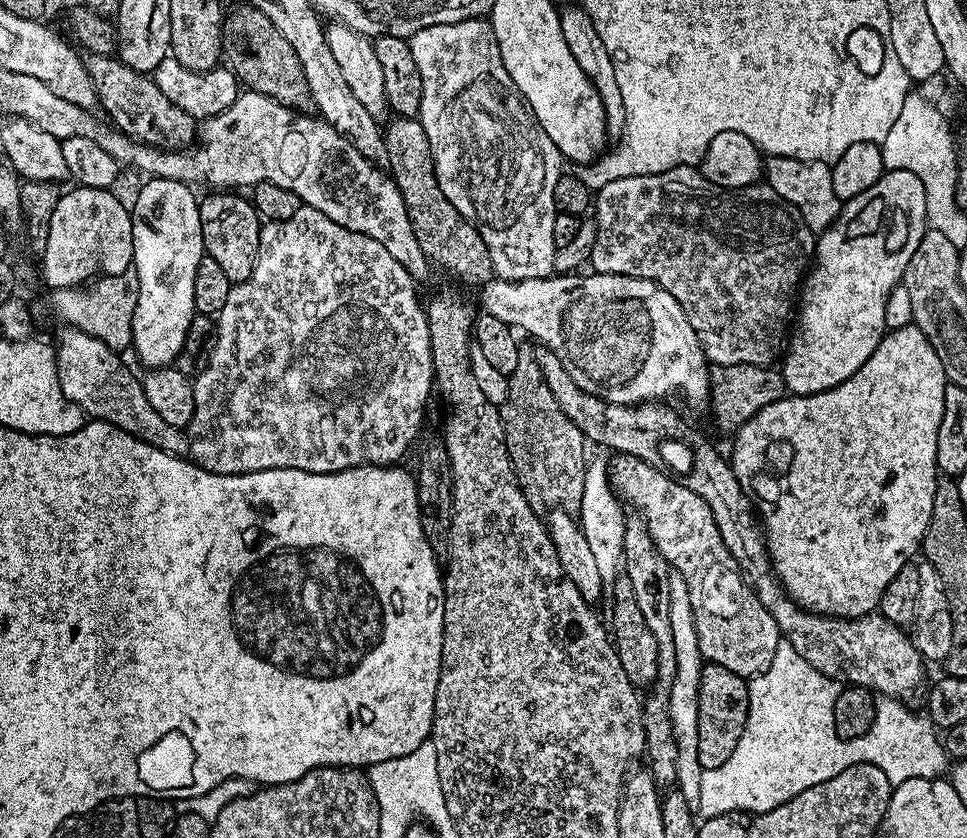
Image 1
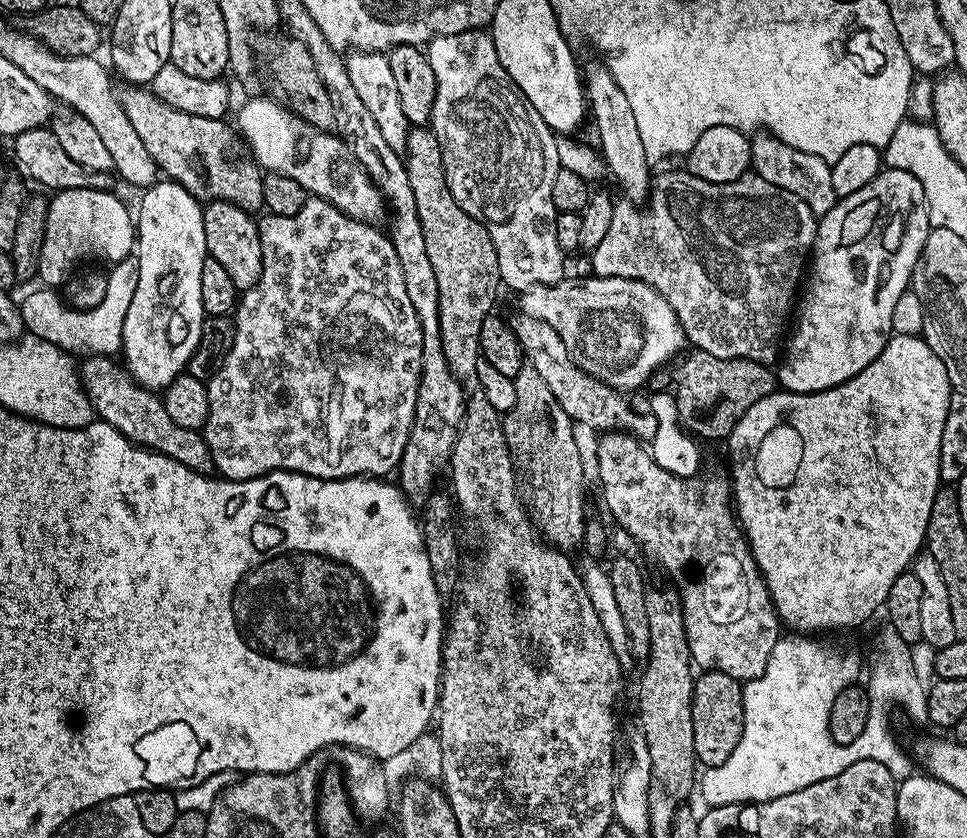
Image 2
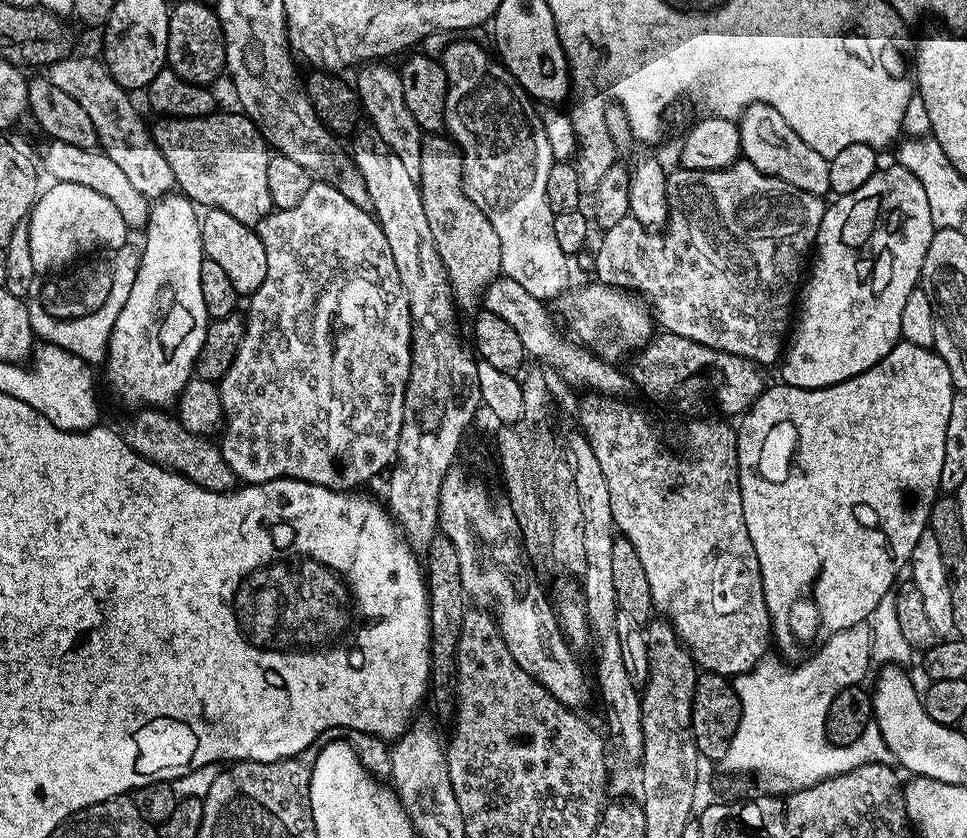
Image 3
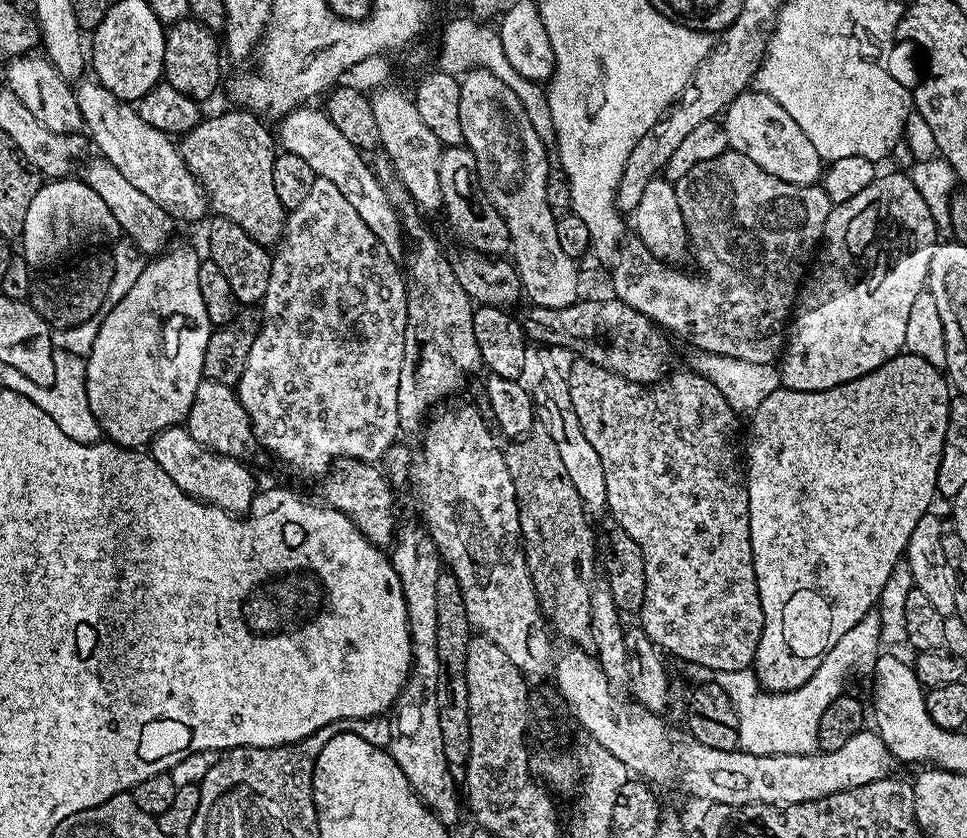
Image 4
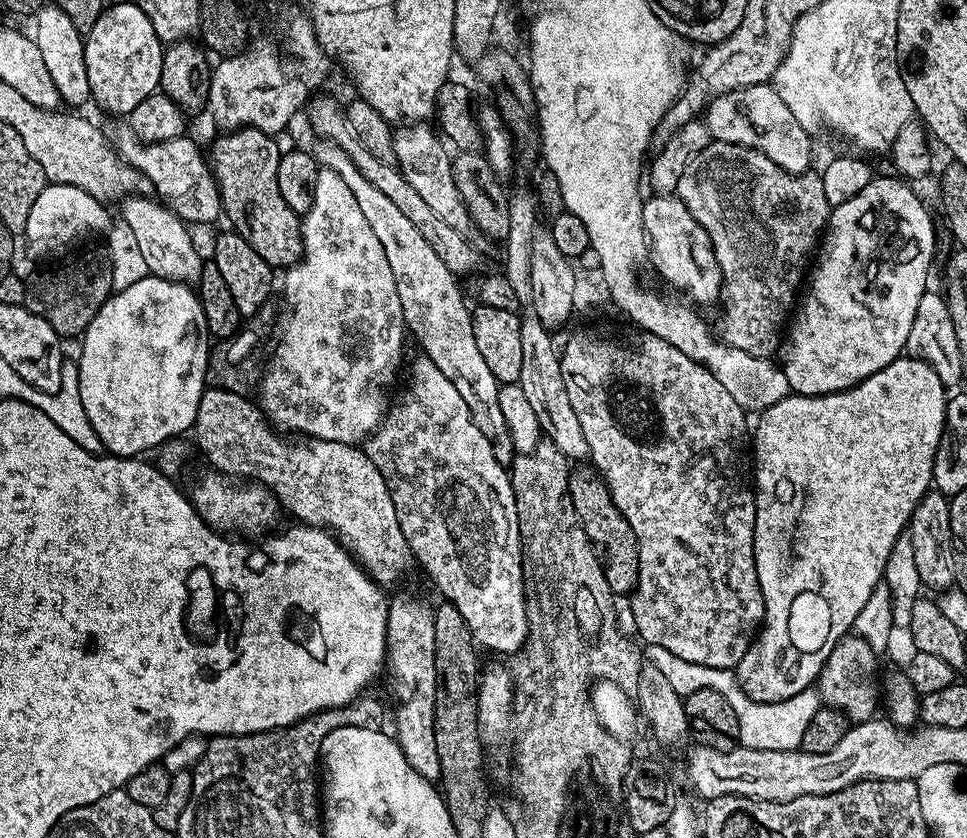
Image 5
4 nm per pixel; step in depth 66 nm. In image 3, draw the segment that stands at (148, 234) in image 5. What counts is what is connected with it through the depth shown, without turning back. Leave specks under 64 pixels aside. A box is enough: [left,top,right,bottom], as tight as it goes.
[40,140,150,230]

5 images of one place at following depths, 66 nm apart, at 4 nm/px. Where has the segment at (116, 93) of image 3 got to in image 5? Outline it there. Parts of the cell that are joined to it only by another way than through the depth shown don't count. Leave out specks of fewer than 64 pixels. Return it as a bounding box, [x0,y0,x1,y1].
[104,118,222,225]

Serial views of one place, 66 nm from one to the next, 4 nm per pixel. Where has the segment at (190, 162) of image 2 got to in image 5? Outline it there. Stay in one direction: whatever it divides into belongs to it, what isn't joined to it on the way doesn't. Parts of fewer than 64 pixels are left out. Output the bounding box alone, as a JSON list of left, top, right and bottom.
[210,128,304,269]

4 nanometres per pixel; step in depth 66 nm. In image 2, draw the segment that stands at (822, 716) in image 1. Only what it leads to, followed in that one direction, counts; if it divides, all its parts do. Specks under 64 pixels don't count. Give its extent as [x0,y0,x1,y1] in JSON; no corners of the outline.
[698,625,927,808]

